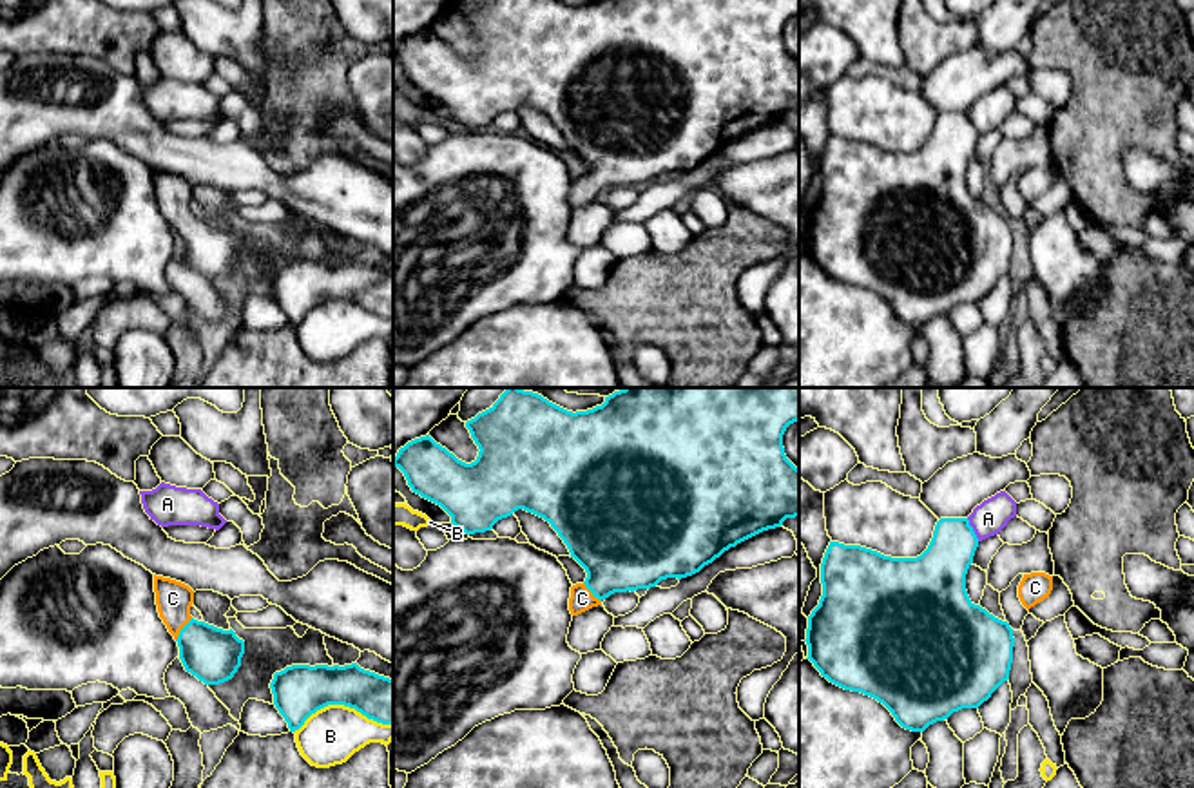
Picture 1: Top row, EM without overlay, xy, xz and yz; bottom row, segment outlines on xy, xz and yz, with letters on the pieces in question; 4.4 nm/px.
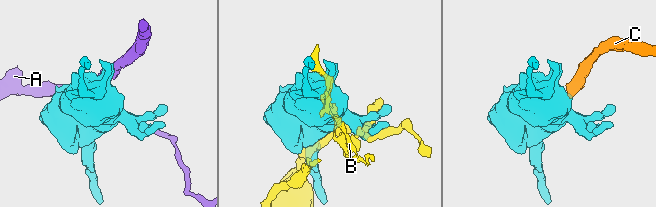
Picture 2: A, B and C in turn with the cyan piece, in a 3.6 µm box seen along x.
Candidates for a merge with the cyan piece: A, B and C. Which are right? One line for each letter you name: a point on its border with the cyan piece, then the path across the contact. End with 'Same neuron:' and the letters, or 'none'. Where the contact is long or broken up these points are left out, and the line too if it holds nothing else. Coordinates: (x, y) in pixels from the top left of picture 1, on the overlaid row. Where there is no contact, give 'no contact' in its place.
C: meets cyan in xy at (182, 629); runs through xy (212, 654), (182, 629), (173, 598)
Same neuron: C

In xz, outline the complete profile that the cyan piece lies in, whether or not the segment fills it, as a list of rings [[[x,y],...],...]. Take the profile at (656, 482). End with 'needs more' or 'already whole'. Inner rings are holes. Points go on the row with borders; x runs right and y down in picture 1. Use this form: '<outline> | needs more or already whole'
[[[507,388],[489,409],[466,422],[471,438],[480,449],[475,462],[466,464],[458,460],[426,435],[400,447],[393,458],[393,466],[404,473],[413,493],[440,505],[451,516],[451,524],[466,534],[491,531],[498,520],[511,516],[518,509],[549,522],[567,545],[571,558],[587,572],[583,583],[571,587],[569,610],[573,616],[578,616],[602,605],[602,601],[614,592],[634,592],[638,589],[656,587],[667,578],[681,580],[692,576],[730,547],[763,531],[781,527],[786,518],[799,516],[799,469],[786,458],[783,447],[786,428],[797,420],[799,388],[623,388],[605,397],[602,406],[576,413],[549,402],[538,393]]] | needs more

